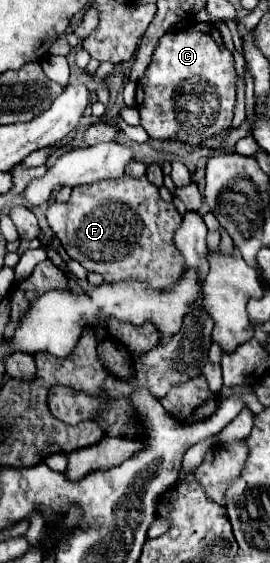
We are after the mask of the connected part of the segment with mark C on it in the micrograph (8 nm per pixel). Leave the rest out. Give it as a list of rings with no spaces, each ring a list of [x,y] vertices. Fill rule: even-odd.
[[[194,22],[182,30],[168,32],[156,46],[136,86],[140,126],[150,138],[174,140],[180,136],[180,142],[186,146],[198,146],[204,138],[220,134],[232,122],[236,104],[234,58],[212,22]]]

